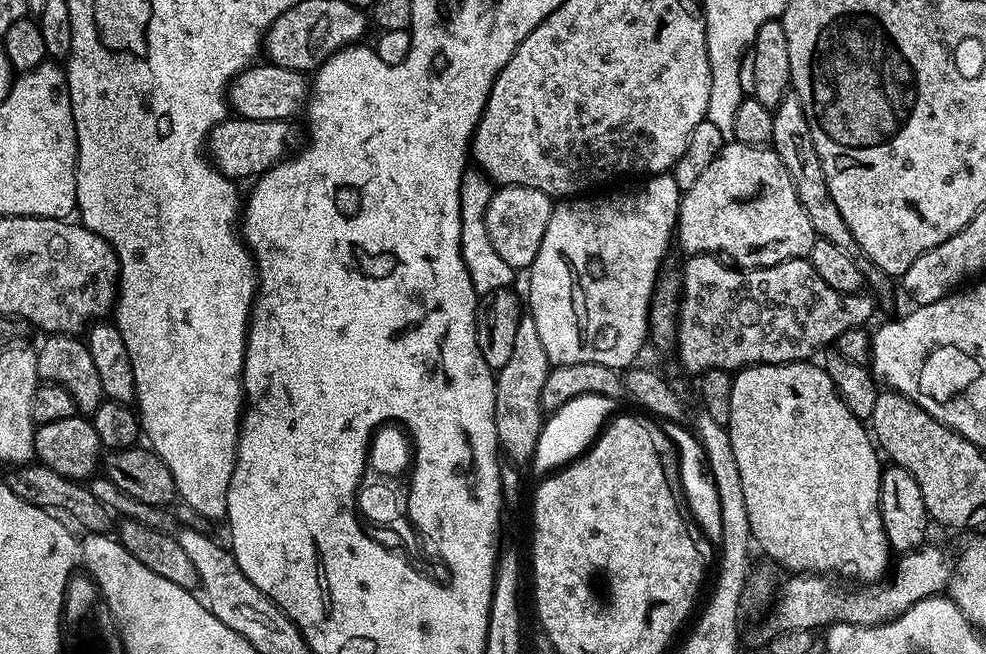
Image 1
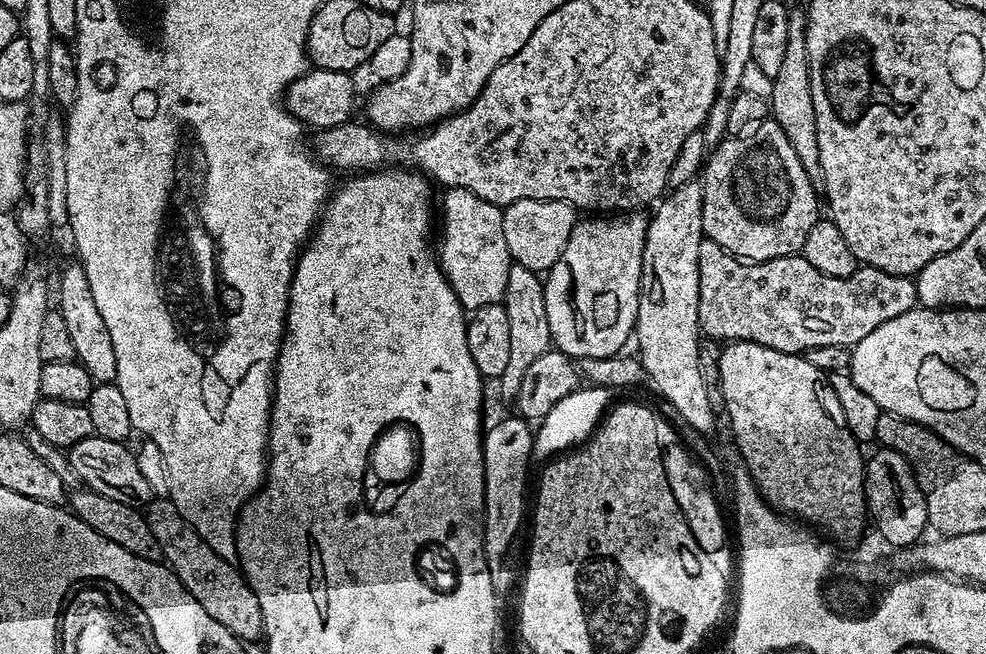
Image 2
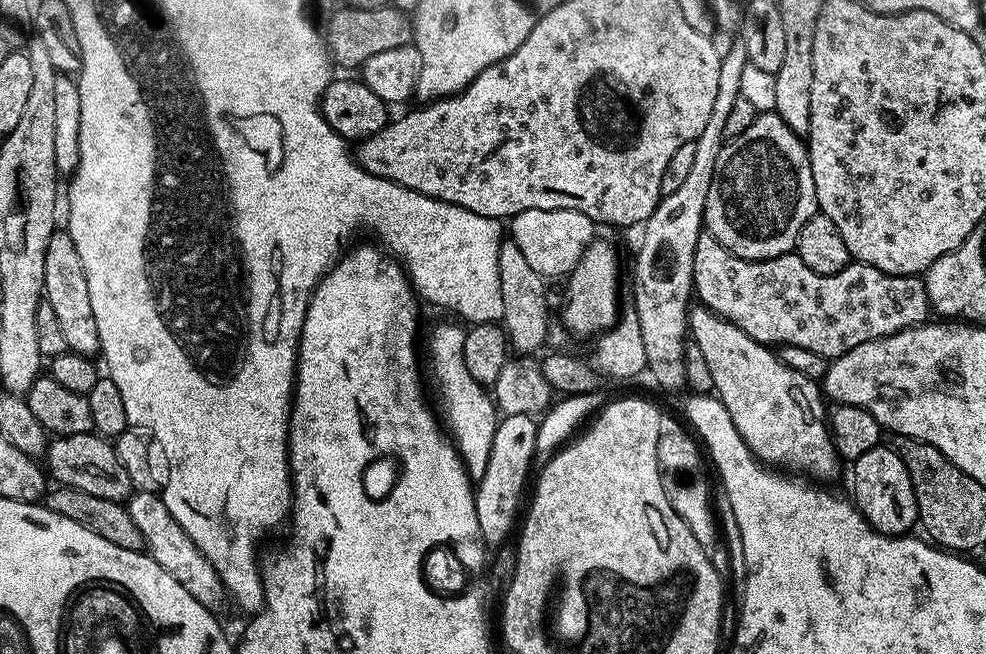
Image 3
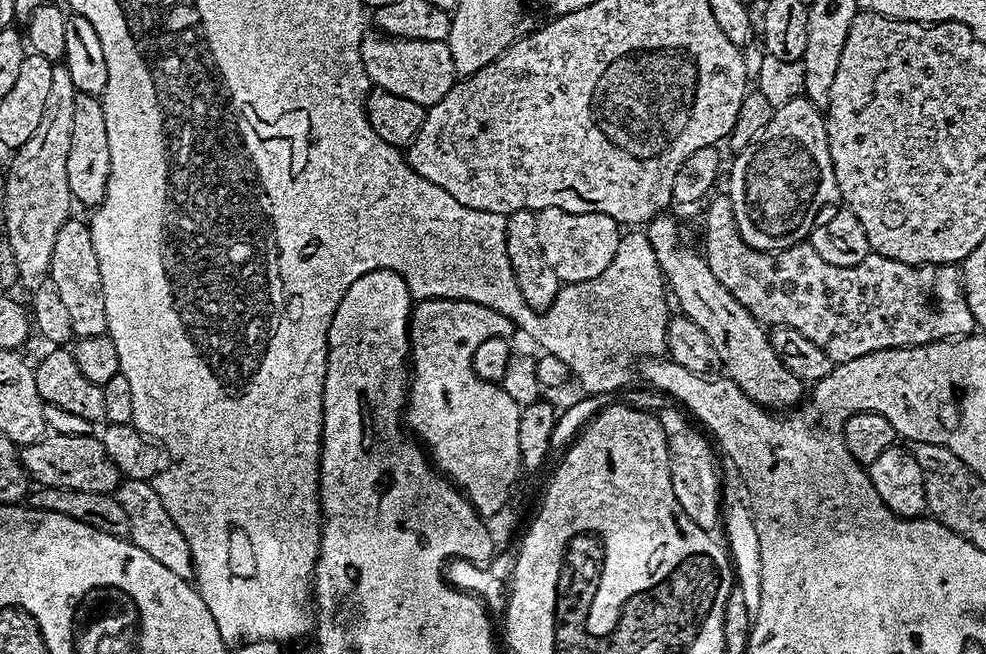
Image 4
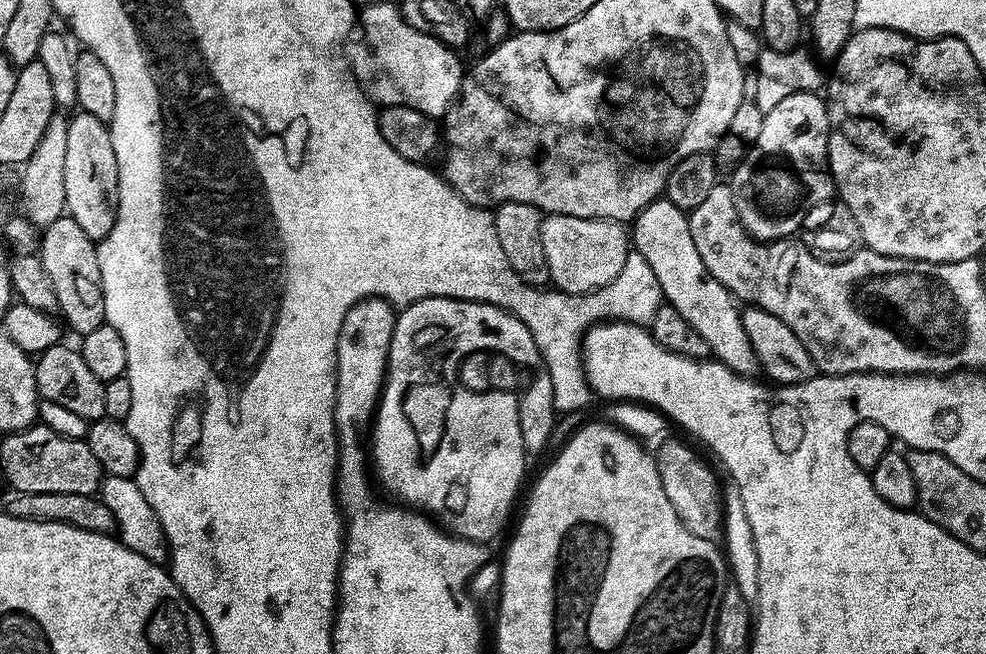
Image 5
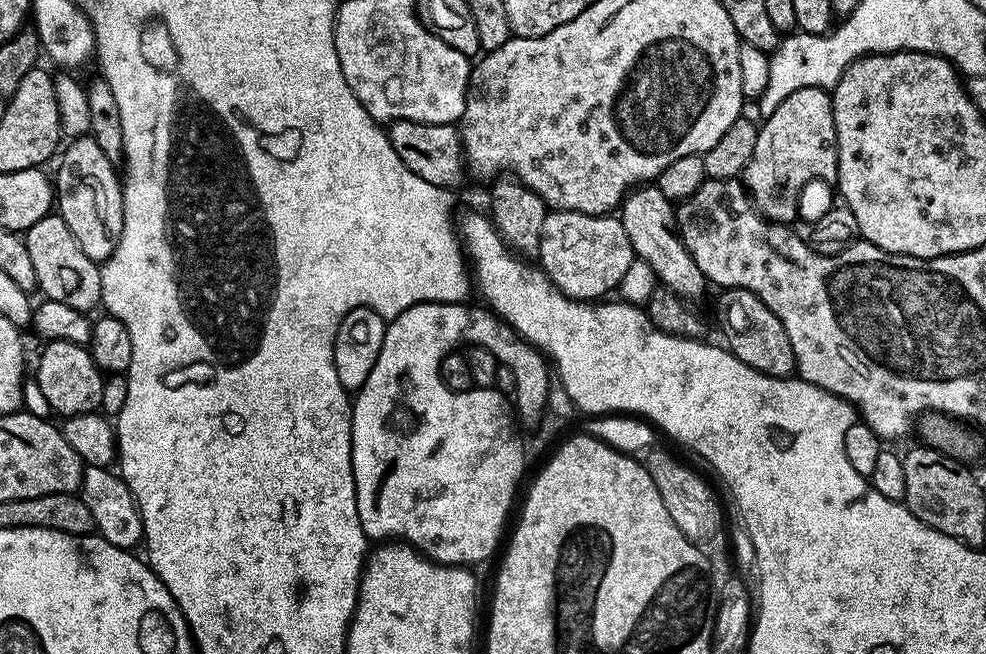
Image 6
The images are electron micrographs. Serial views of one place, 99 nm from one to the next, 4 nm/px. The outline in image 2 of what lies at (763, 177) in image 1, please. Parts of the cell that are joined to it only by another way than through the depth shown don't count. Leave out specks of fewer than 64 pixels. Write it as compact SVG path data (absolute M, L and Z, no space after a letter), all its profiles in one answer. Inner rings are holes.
M769 119L766 122L762 122L762 126L758 126L758 131L755 134L750 134L746 138L725 138L720 141L711 149L710 155L707 157L706 163L702 169L702 183L704 186L704 193L702 194L702 226L704 227L704 235L709 240L713 240L718 246L722 246L728 252L731 252L733 256L745 261L745 262L759 262L761 260L773 260L779 256L795 256L803 249L806 242L806 234L810 234L810 226L814 226L818 219L818 213L816 213L816 192L818 196L817 187L812 183L806 174L806 170L802 170L802 162L798 162L798 154L794 154L793 148L790 146L790 142L786 142L786 134L782 134L782 126L778 126L773 119Z

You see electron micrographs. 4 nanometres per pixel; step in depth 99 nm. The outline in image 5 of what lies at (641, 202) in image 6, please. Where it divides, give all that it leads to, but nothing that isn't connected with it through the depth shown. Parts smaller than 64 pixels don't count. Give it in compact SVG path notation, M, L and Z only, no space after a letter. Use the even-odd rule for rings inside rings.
M667 198L656 200L642 209L635 220L631 221L630 240L635 251L640 252L642 258L646 258L646 262L650 262L650 270L654 270L654 275L658 278L658 286L662 290L665 301L672 304L674 310L678 310L678 314L682 314L682 318L686 318L686 322L690 322L690 326L694 326L694 330L702 334L702 338L706 338L712 356L727 366L731 372L736 372L740 376L755 377L758 372L756 355L754 346L750 346L750 338L746 338L746 330L742 326L741 309L728 288L722 286L722 282L718 282L718 278L714 278L710 270L706 270L706 262L702 262L702 254L698 254L698 246L694 246L694 238L690 238L688 212L674 206L674 202L670 202Z

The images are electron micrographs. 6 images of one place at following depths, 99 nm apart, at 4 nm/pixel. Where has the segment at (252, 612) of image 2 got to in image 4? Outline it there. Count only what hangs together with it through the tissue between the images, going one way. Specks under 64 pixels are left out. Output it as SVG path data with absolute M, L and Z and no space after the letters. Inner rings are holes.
M125 479L114 495L119 511L124 511L124 516L128 519L127 535L130 543L138 546L138 550L146 550L146 554L150 554L154 562L162 562L162 566L166 566L166 570L170 570L175 576L191 577L194 569L188 543L173 524L166 506L162 506L155 487L146 480Z

